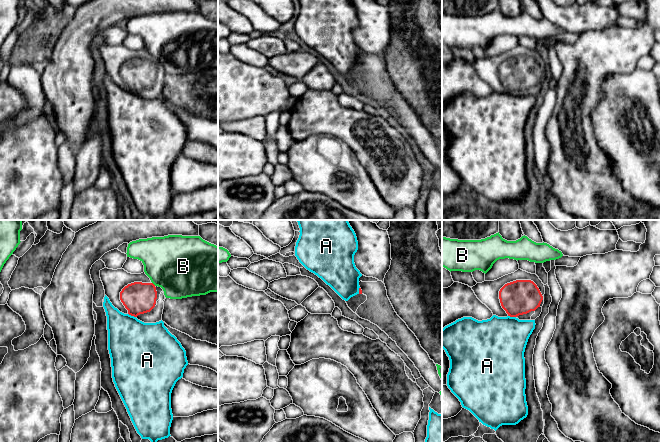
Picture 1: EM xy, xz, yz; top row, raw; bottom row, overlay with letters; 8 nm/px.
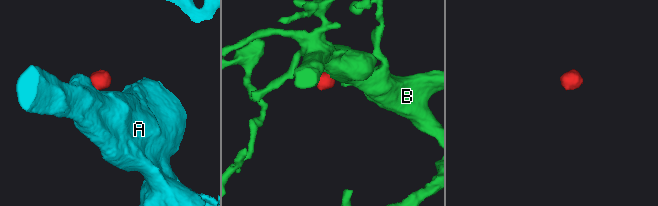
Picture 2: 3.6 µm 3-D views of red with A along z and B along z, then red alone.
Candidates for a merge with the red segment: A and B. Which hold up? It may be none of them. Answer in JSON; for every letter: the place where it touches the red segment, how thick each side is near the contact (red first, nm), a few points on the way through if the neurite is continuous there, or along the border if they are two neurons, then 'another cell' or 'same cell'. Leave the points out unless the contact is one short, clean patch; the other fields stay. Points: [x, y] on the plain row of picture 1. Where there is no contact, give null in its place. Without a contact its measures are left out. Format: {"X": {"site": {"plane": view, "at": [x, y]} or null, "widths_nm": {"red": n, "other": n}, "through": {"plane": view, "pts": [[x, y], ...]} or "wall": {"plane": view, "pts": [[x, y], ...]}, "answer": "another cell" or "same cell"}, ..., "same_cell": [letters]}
{"A": {"site": {"plane": "xy", "at": [132, 91]}, "widths_nm": {"red": 260, "other": 420}, "wall": {"plane": "xy", "pts": [[128, 89], [135, 93]]}, "answer": "another cell"}, "B": {"site": {"plane": "xy", "at": [153, 60]}, "widths_nm": {"red": 260, "other": 460}, "wall": {"plane": "xy", "pts": [[152, 58], [155, 61]]}, "answer": "another cell"}, "same_cell": []}

